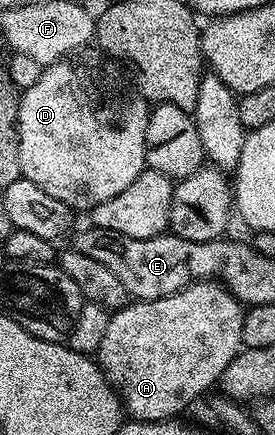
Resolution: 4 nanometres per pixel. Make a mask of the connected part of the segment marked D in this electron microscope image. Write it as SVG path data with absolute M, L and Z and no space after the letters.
M67 61L44 66L36 84L29 85L29 89L19 96L19 170L22 178L33 181L33 185L41 185L45 193L57 197L57 201L65 201L65 205L76 212L90 212L92 207L101 205L101 201L117 197L117 193L129 189L129 185L137 181L147 162L145 125L149 107L146 102L138 102L127 104L127 117L123 120L127 135L107 131L107 127L103 127L103 123L99 123L99 119L87 111L87 103L83 103L83 95L79 95L79 83L75 83L75 75L67 71Z

